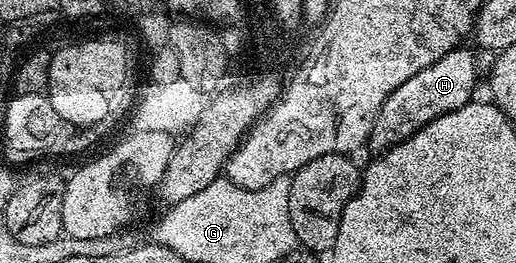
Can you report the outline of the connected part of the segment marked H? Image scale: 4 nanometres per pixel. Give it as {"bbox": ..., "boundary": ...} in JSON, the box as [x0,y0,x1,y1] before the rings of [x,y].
{"bbox":[367,47,479,154],"boundary":[[[460,47],[441,55],[437,63],[429,63],[429,67],[417,71],[417,75],[405,79],[405,83],[381,103],[381,111],[377,111],[377,119],[373,119],[373,131],[367,140],[372,154],[385,153],[397,147],[397,143],[405,143],[405,139],[433,123],[433,119],[449,115],[449,111],[457,111],[457,107],[465,107],[476,96],[475,80],[478,77],[479,65],[474,55],[467,47]]]}

